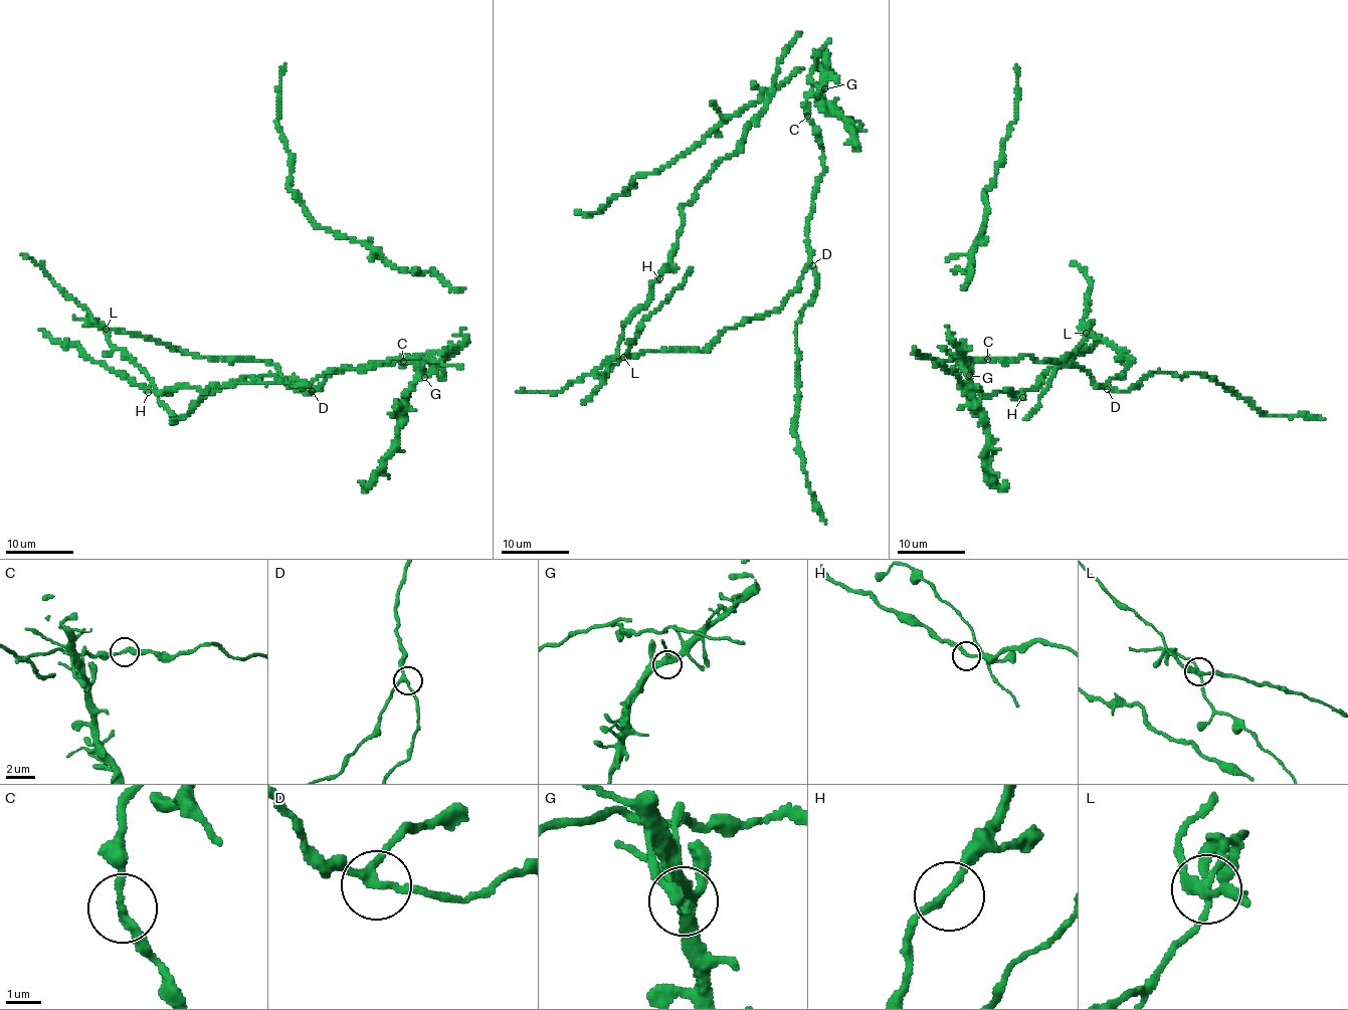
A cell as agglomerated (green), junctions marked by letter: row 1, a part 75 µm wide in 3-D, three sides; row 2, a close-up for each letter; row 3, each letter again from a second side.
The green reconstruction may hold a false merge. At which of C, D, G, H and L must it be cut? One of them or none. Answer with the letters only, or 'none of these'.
L

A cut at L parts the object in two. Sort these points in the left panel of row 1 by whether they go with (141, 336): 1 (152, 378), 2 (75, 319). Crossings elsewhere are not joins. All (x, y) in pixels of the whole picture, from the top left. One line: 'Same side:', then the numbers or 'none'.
Same side: none

